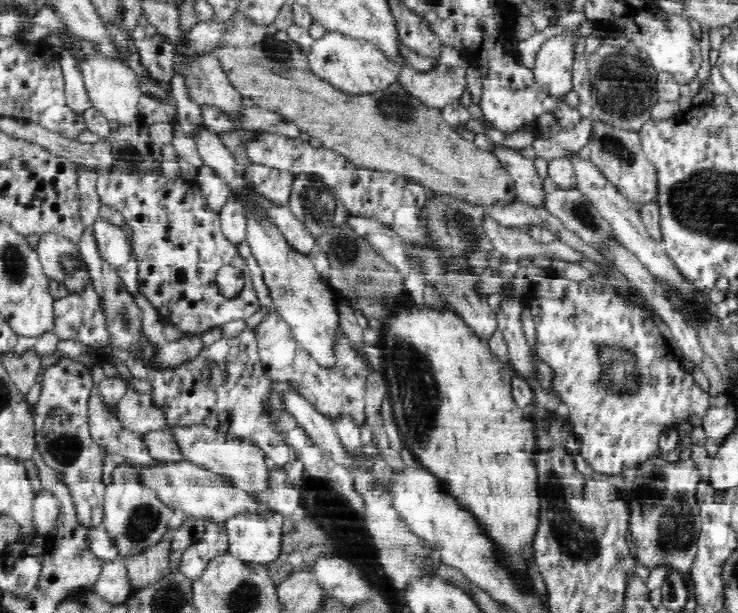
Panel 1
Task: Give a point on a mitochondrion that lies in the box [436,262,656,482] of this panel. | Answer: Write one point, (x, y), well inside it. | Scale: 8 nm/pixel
(615, 364)

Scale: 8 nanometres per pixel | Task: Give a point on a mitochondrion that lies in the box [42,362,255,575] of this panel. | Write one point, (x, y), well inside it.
(144, 520)

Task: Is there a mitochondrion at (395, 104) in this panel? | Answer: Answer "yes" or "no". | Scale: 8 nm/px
yes

